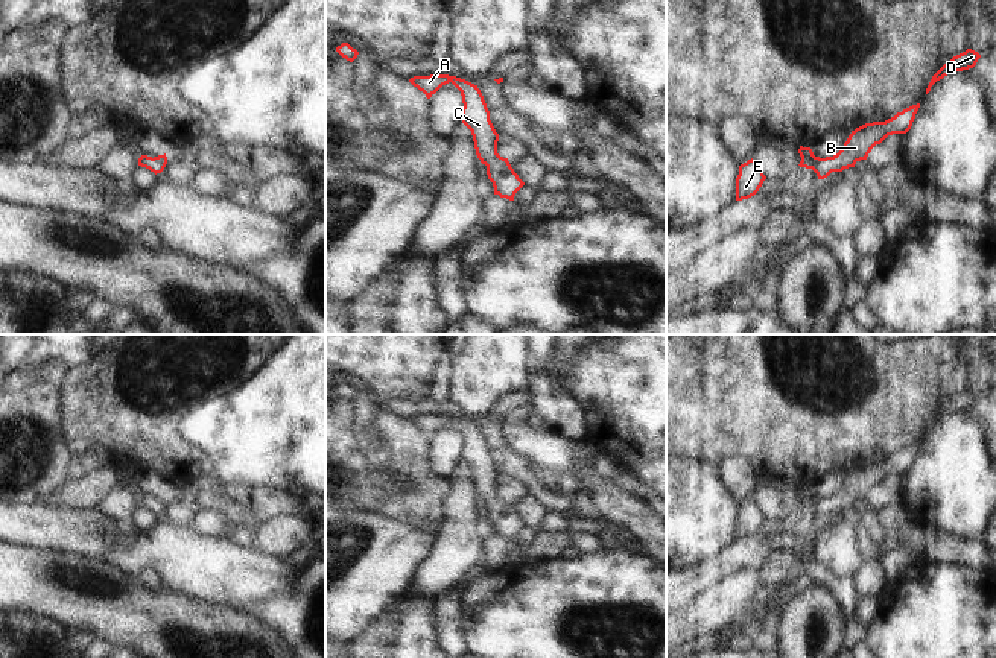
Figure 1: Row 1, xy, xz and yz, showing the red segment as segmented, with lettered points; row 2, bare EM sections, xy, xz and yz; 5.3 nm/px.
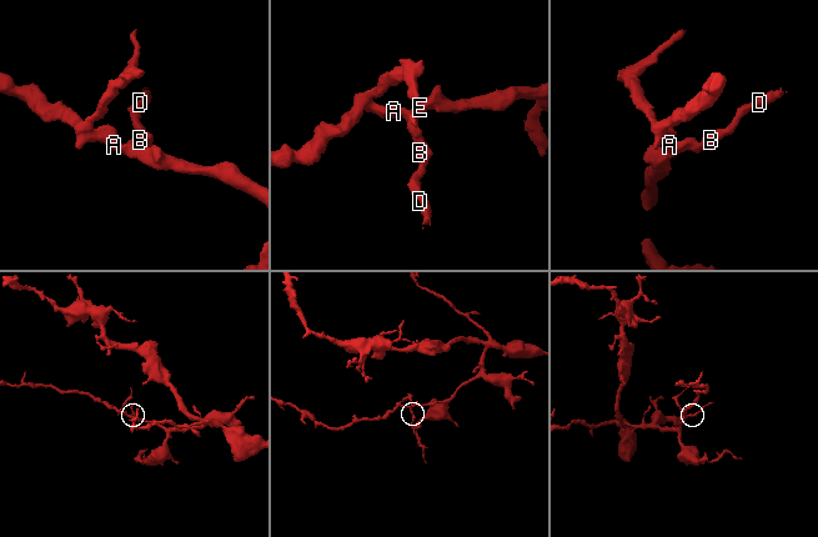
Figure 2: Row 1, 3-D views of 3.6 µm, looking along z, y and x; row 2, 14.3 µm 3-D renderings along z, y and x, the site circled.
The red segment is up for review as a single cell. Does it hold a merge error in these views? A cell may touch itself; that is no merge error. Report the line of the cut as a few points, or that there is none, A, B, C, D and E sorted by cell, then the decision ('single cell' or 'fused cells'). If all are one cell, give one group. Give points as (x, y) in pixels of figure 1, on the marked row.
cut none; groups A B C D E; single cell

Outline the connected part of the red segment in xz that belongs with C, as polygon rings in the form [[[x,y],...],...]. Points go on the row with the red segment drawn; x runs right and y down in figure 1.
[[[449,74],[414,76],[409,82],[430,99],[442,85],[452,82],[462,96],[462,123],[471,131],[476,155],[487,166],[488,179],[494,195],[514,201],[515,193],[525,185],[511,167],[508,158],[497,153],[499,134],[477,85]]]

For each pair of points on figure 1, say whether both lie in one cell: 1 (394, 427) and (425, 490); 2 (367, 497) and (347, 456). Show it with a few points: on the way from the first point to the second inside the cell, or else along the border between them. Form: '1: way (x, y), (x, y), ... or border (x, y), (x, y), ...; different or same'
1: way (402, 442), (406, 458), (417, 474); same
2: way (358, 487), (347, 476), (347, 467); same

